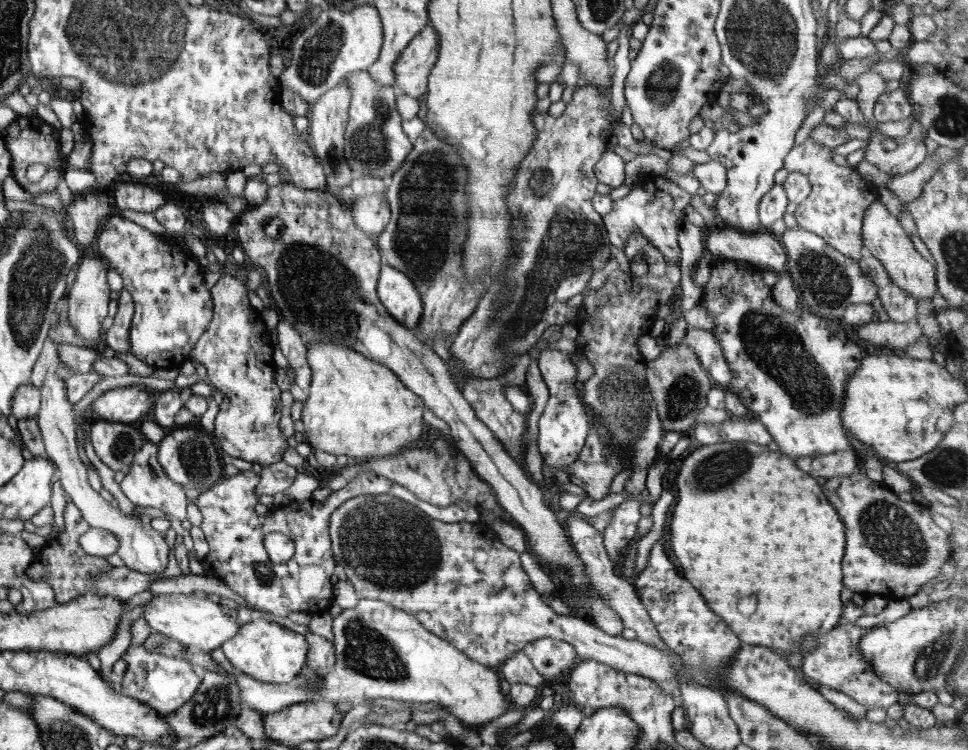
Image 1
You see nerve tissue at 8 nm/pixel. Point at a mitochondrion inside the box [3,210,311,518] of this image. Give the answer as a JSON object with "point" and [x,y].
{"point":[37,271]}

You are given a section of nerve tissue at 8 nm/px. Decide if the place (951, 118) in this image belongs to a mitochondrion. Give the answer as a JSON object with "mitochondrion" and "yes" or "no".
{"mitochondrion":"yes"}

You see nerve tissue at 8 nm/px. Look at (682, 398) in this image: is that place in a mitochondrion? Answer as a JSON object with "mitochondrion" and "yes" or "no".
{"mitochondrion":"yes"}

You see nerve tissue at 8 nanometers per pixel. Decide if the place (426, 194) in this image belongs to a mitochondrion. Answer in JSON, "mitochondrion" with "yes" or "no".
{"mitochondrion":"yes"}

